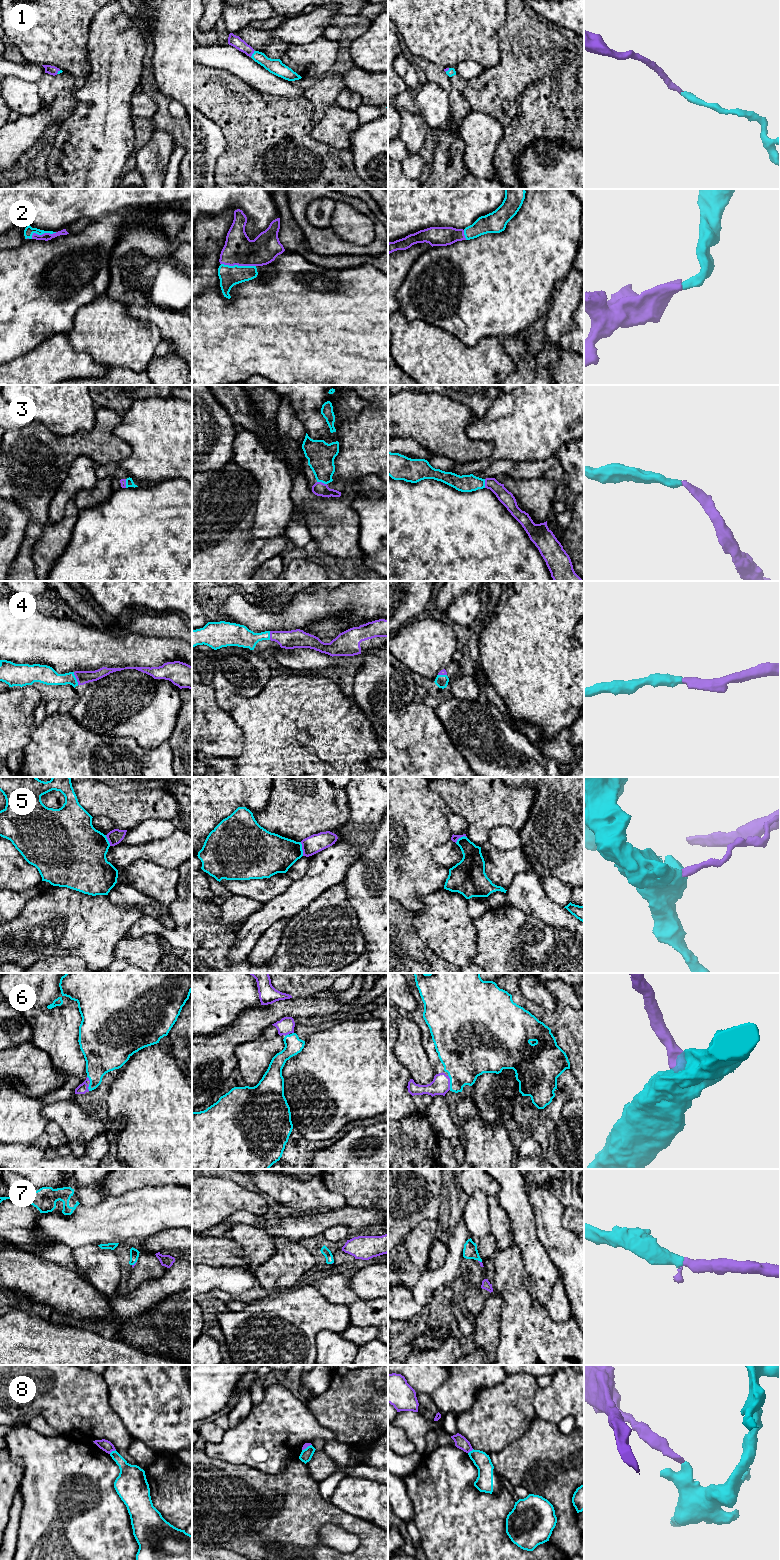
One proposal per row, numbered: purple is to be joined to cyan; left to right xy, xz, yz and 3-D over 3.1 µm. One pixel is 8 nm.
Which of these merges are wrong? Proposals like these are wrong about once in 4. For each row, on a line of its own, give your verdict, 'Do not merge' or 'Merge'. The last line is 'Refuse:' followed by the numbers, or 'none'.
1: Merge
2: Merge
3: Merge
4: Merge
5: Do not merge
6: Merge
7: Merge
8: Do not merge
Refuse: 5, 8

